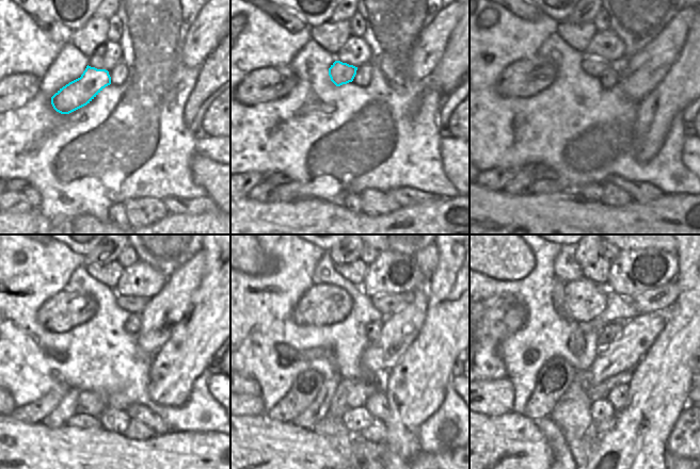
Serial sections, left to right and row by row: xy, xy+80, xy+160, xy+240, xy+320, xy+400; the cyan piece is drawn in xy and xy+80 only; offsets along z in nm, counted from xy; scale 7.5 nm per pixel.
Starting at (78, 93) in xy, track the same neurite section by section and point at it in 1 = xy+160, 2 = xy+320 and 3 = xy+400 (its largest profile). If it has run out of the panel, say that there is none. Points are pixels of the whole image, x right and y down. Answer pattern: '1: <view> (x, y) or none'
1: xy+160 (595, 66)
2: xy+320 (388, 304)
3: xy+400 (661, 298)

